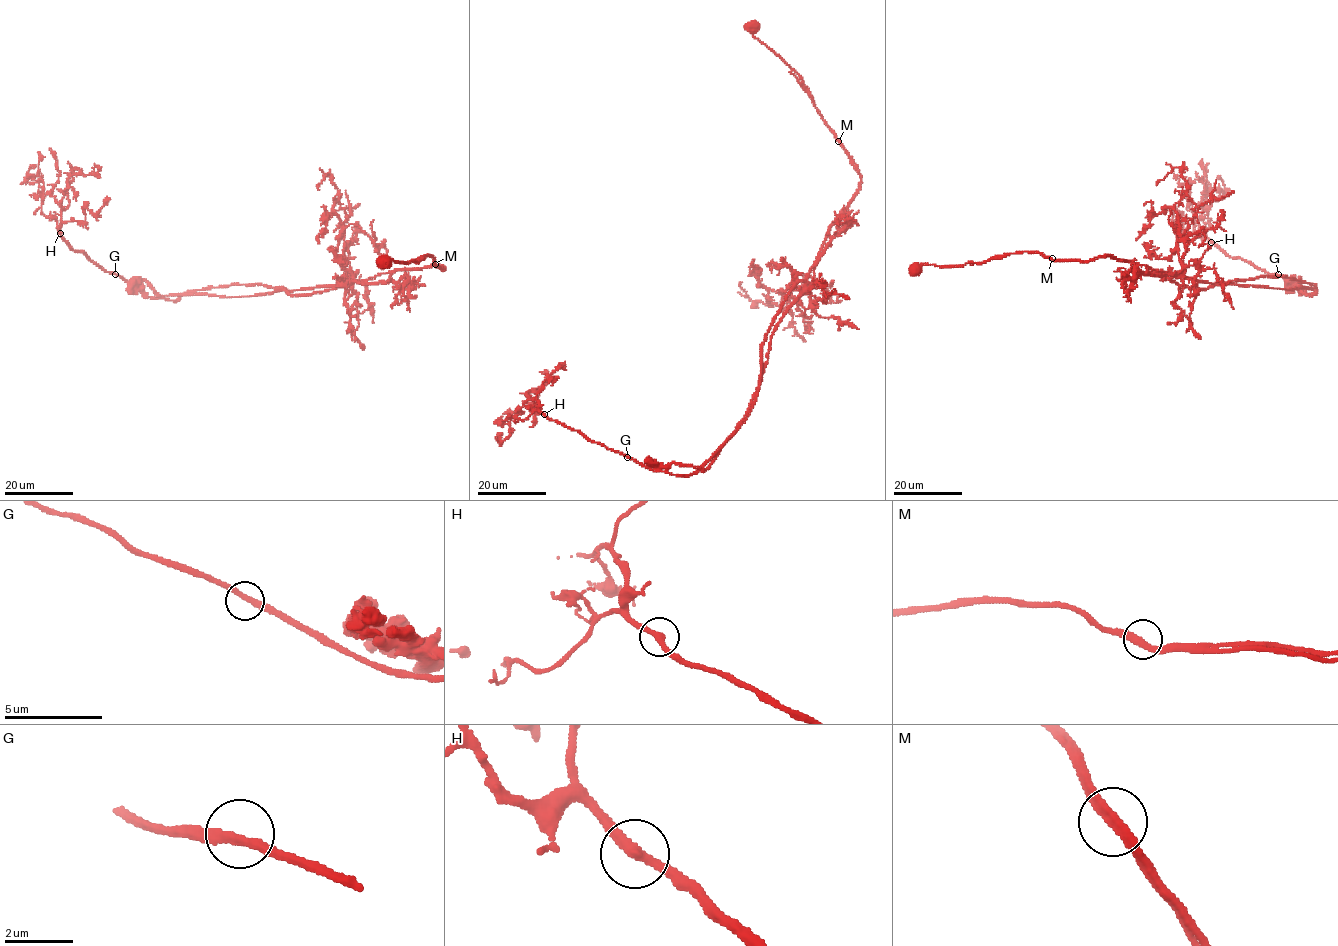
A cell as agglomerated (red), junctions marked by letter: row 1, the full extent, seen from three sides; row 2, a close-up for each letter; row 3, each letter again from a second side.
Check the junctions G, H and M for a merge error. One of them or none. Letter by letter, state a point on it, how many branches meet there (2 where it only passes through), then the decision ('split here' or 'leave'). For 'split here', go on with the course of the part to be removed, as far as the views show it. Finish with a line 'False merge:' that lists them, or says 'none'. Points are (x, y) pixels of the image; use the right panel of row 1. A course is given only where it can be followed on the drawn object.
G: place (1278, 274); branches 2; leave
H: place (1211, 242); branches 2; leave
M: place (1052, 258); branches 2; split here; course (1052, 258), (1114, 256), (1144, 273), (1225, 284), (1289, 277), (1316, 289), (1305, 294), (1299, 279), (1286, 292)
False merge: M

